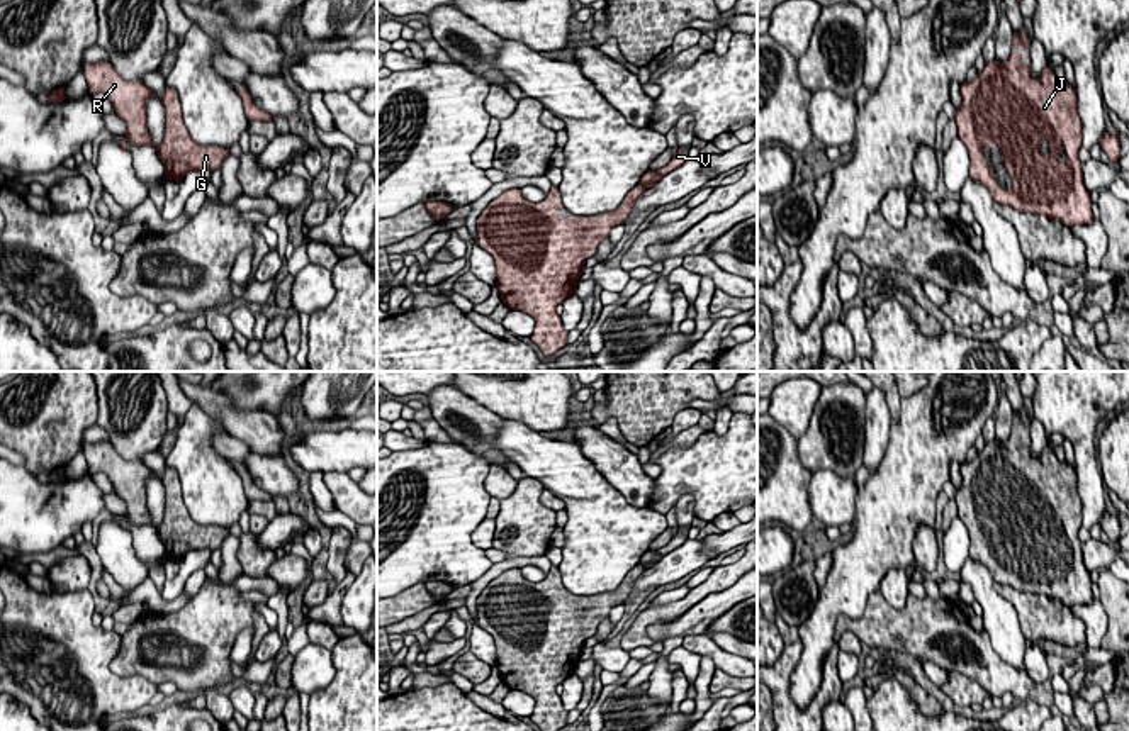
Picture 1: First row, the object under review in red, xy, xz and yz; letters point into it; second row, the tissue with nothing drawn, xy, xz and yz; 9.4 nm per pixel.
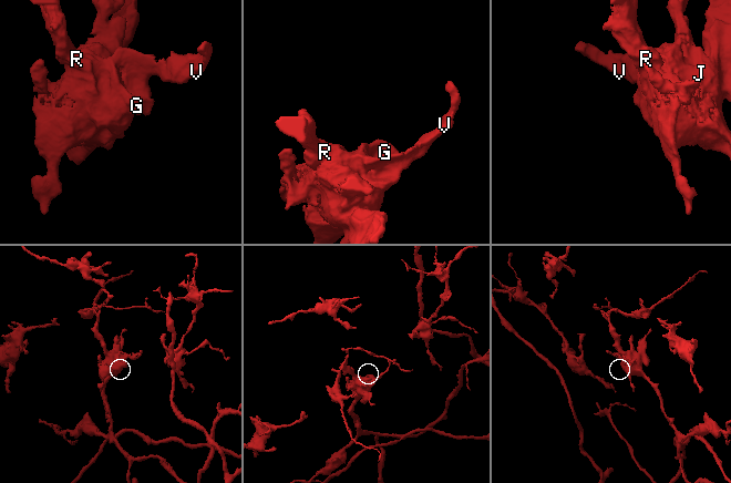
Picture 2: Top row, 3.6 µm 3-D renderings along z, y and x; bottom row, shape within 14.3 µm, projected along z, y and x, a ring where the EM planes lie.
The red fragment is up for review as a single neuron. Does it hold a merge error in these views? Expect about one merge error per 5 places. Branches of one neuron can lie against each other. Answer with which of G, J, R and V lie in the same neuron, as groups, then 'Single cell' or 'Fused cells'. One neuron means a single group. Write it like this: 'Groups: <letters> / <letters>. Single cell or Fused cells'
Groups: G J R V. Single cell

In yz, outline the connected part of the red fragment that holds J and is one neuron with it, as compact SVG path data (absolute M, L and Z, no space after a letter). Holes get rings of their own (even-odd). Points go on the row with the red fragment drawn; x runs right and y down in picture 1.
M1012 53L1007 61L993 61L985 66L981 75L976 75L969 83L961 83L961 107L956 110L958 136L969 153L969 178L988 188L993 200L1014 207L1019 212L1046 215L1059 219L1066 226L1092 224L1092 198L1083 185L1083 171L1078 158L1081 148L1081 120L1078 115L1076 90L1068 81L1059 81L1046 66L1039 78L1031 73L1031 54ZM986 146L991 149L1000 146L1003 165L1012 178L1012 188L1007 190L995 178L981 153Z

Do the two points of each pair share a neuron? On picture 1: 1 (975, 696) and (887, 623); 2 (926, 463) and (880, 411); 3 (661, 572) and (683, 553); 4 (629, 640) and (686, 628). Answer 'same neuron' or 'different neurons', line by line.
1: different neurons
2: different neurons
3: same neuron
4: different neurons

